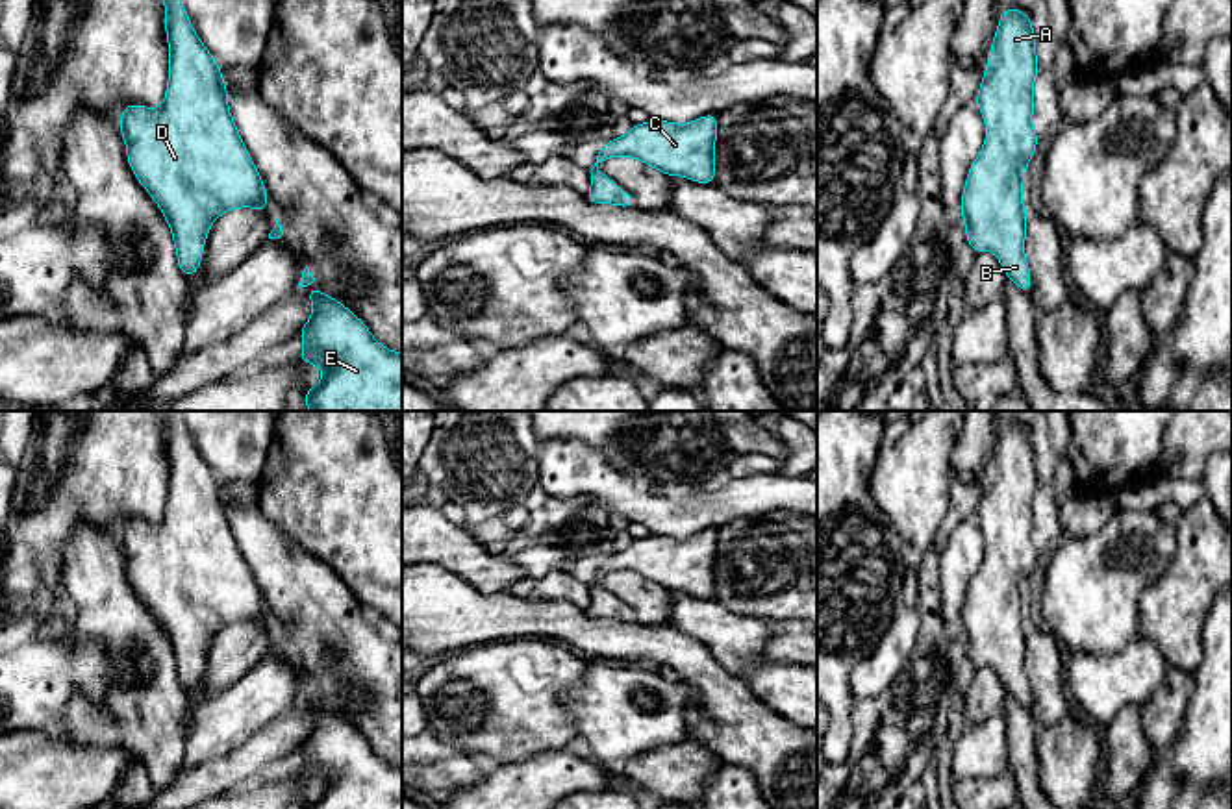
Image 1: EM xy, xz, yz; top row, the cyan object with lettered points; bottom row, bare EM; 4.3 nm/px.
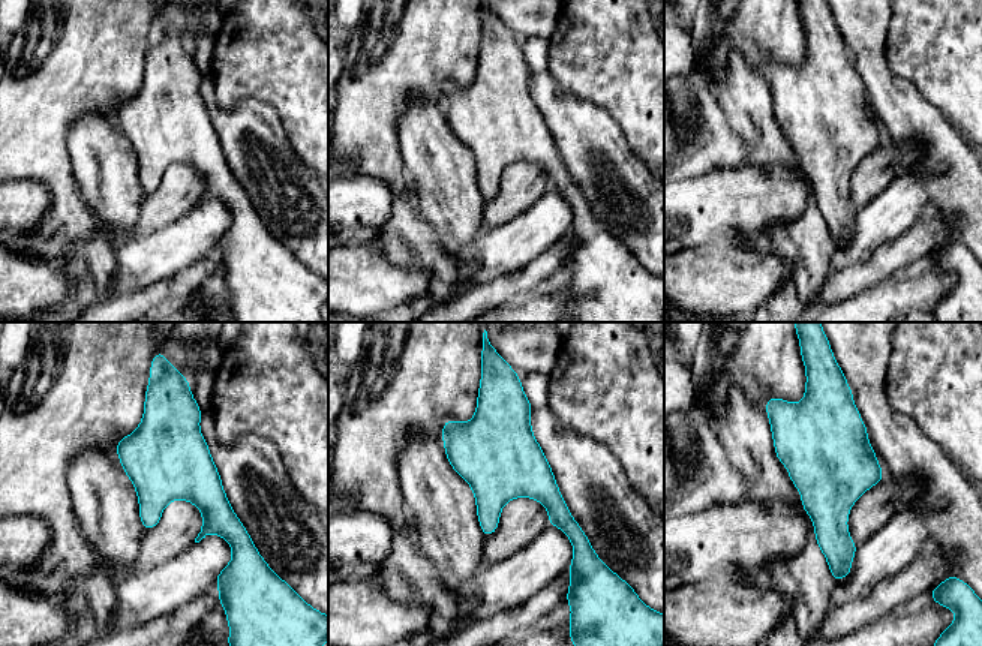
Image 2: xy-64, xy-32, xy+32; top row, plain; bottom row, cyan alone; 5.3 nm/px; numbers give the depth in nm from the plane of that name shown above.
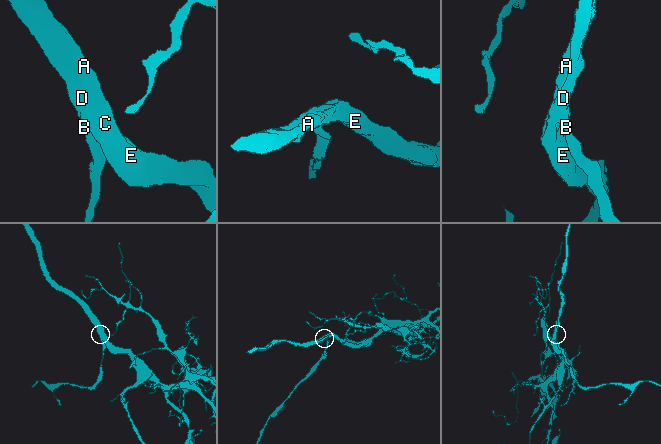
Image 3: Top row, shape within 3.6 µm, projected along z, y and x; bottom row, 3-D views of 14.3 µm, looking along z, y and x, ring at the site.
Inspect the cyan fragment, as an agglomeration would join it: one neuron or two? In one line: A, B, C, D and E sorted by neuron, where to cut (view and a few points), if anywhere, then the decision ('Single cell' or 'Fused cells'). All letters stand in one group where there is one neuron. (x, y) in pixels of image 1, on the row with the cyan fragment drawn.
Groups: A B C D E. No split. Single cell

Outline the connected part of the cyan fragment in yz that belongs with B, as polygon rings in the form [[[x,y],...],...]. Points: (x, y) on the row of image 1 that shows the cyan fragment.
[[[1006,7],[974,98],[986,122],[986,141],[967,172],[960,215],[973,252],[991,250],[1006,278],[1026,294],[1032,289],[1025,255],[1030,209],[1023,204],[1021,187],[1039,141],[1030,122],[1037,74],[1032,19]]]

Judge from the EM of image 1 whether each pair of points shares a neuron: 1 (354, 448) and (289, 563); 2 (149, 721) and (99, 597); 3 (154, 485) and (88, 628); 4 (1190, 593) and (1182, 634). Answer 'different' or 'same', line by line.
1: different
2: same
3: different
4: same

